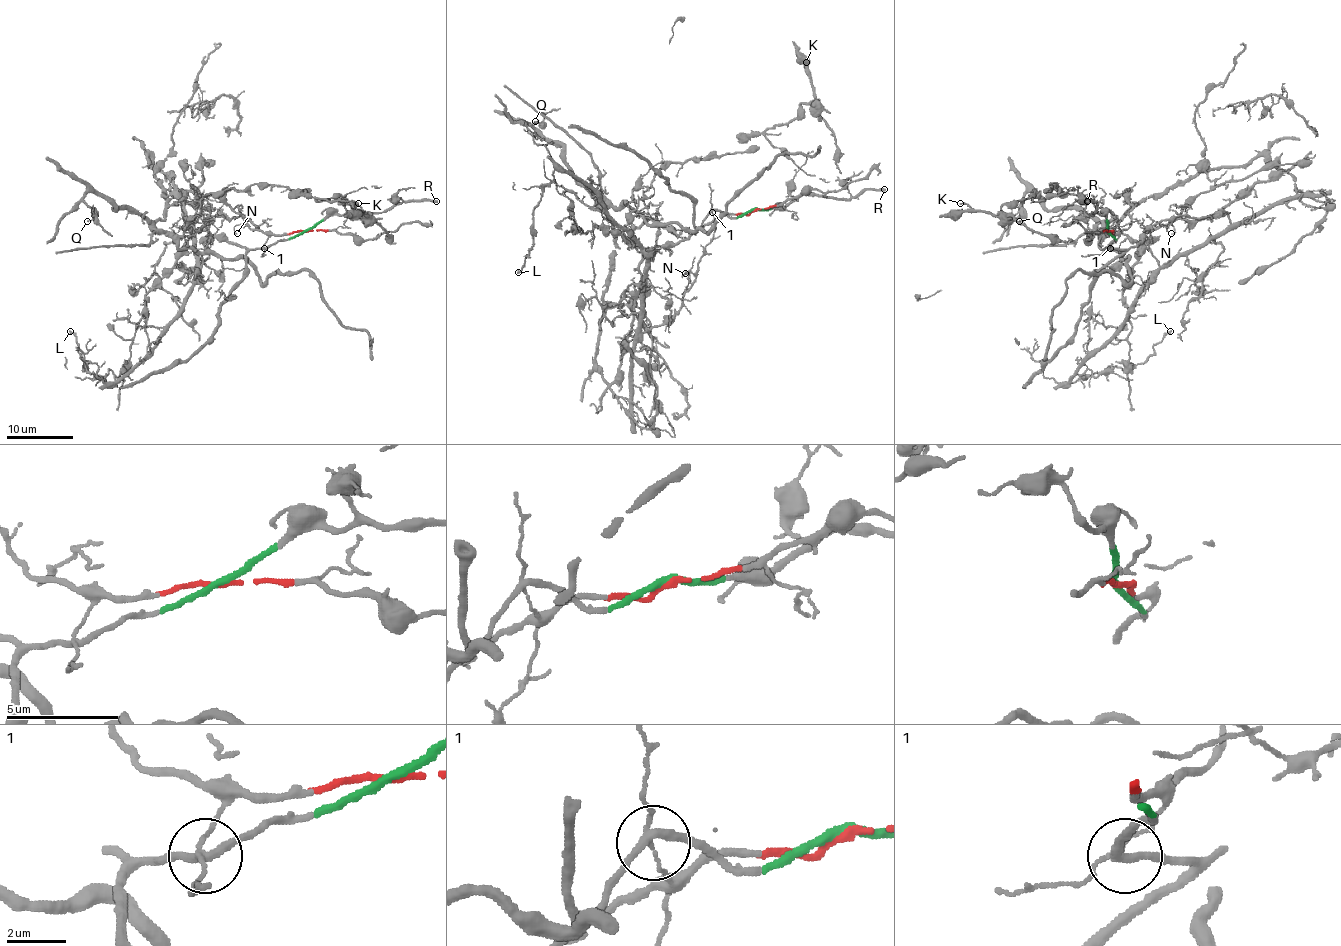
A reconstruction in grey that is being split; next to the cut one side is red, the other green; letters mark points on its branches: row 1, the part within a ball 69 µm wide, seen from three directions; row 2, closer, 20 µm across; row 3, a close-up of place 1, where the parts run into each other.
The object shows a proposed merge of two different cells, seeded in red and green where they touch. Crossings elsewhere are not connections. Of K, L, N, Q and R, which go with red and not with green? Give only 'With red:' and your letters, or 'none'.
With red: K, Q

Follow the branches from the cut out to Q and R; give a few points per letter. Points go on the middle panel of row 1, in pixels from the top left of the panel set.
Q: (755, 210), (722, 215), (691, 233), (678, 235), (653, 218), (618, 233), (565, 150), (537, 131), (535, 121)
R: (754, 210), (787, 207), (802, 195), (850, 198), (866, 190), (884, 188)

